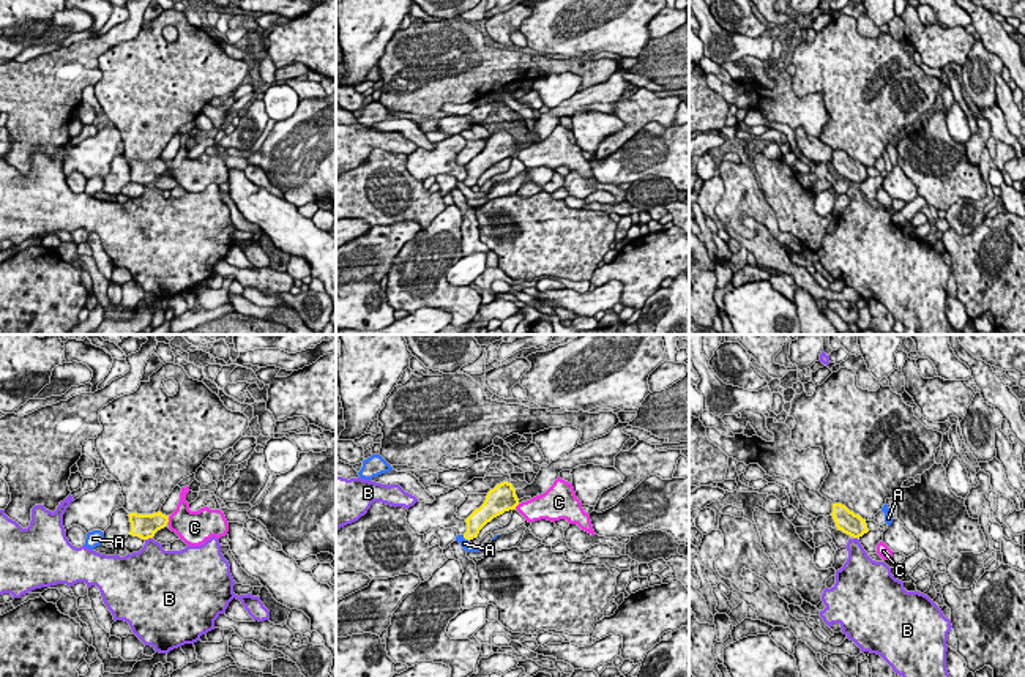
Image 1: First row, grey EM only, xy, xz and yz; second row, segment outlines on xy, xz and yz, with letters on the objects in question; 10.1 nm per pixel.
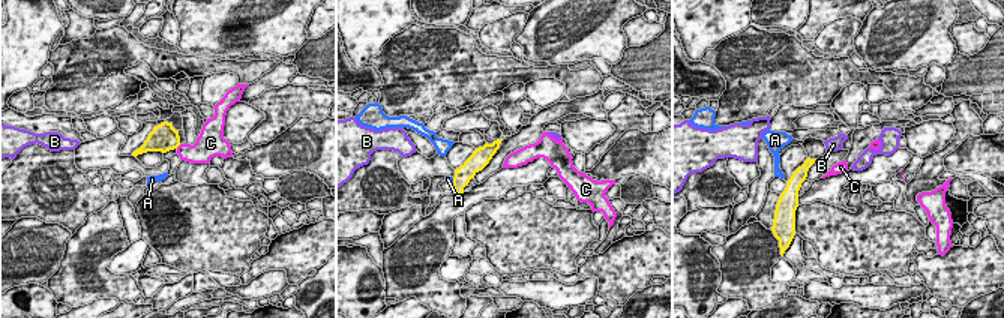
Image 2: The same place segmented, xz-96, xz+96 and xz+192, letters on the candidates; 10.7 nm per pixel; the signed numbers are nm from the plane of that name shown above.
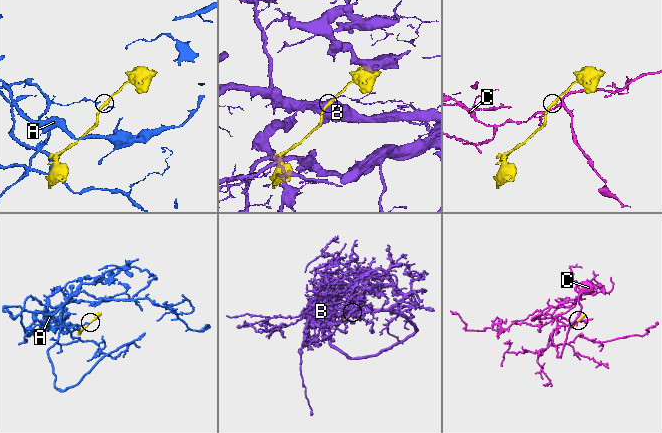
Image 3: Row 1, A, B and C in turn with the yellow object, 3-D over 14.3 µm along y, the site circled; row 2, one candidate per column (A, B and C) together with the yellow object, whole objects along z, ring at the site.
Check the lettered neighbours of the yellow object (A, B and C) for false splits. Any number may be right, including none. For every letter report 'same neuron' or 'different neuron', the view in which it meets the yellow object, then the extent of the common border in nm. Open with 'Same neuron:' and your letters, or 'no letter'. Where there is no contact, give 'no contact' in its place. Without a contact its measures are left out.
Same neuron: no letter
A: different neuron | xz | 110 nm
B: different neuron | xy | 90 nm
C: different neuron | xy | 70 nm

